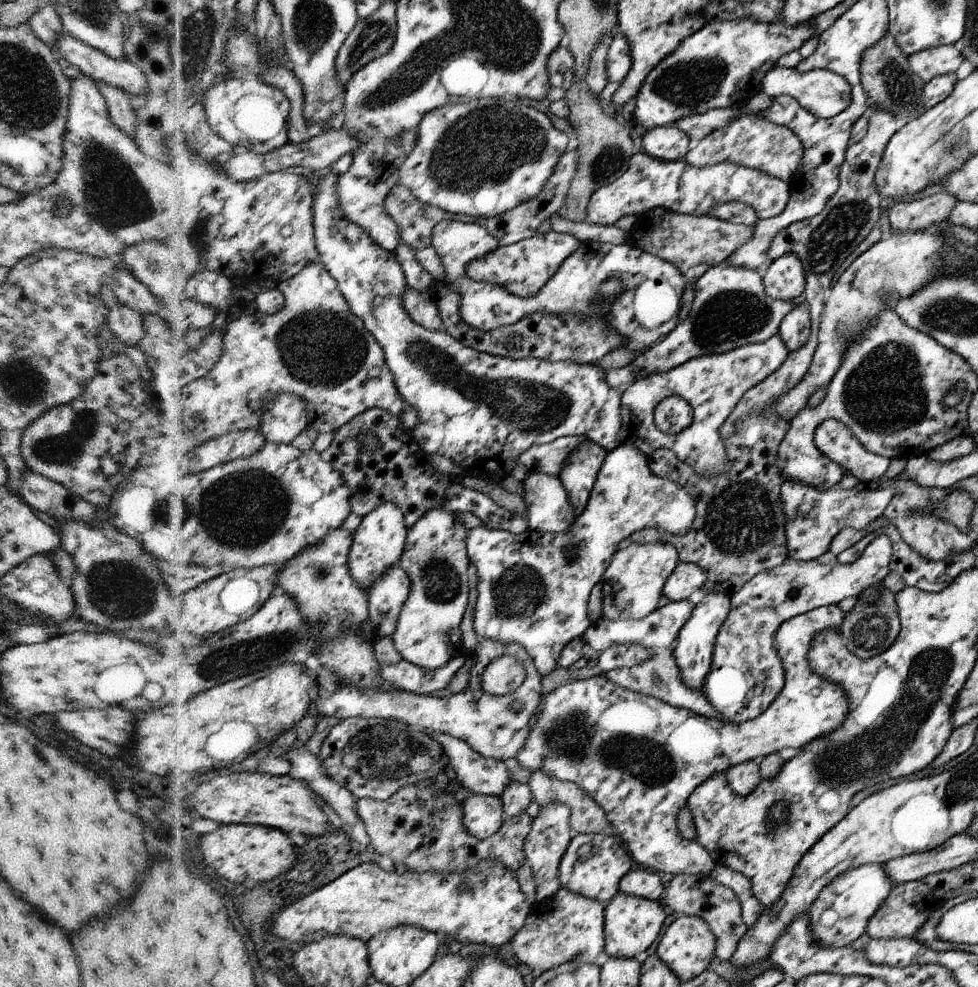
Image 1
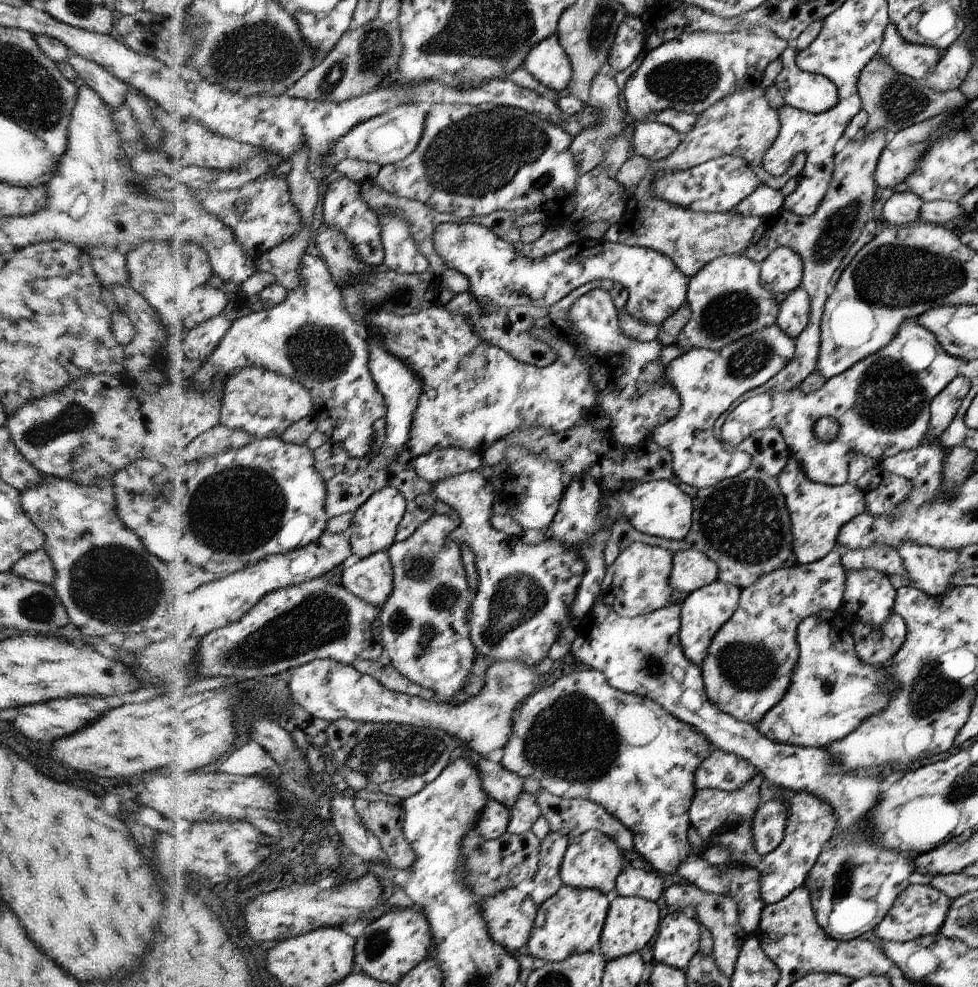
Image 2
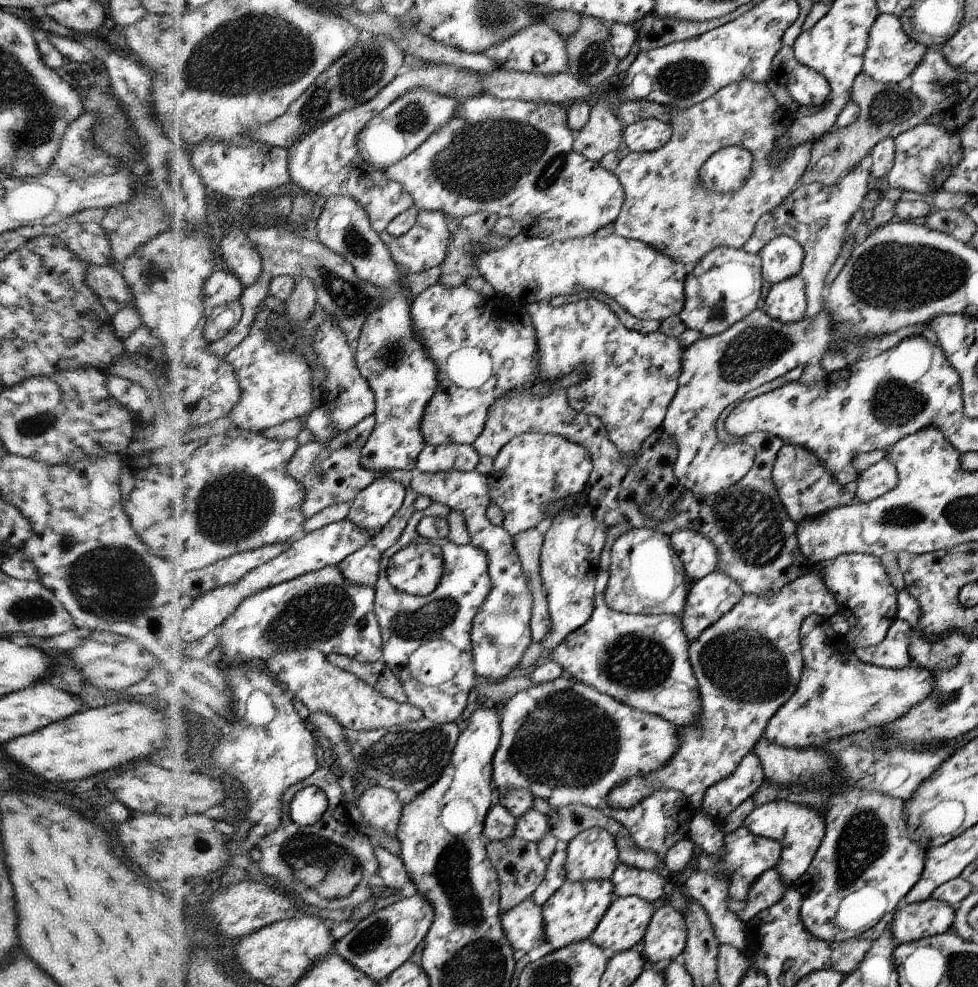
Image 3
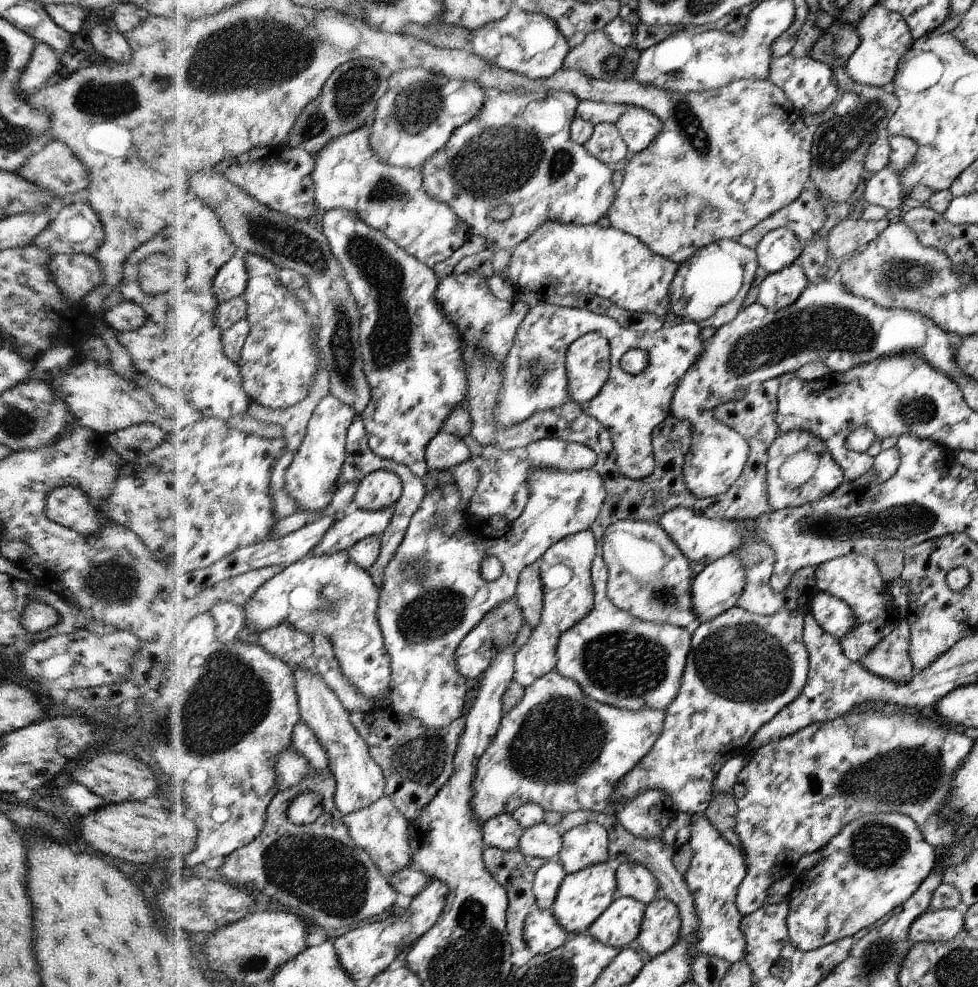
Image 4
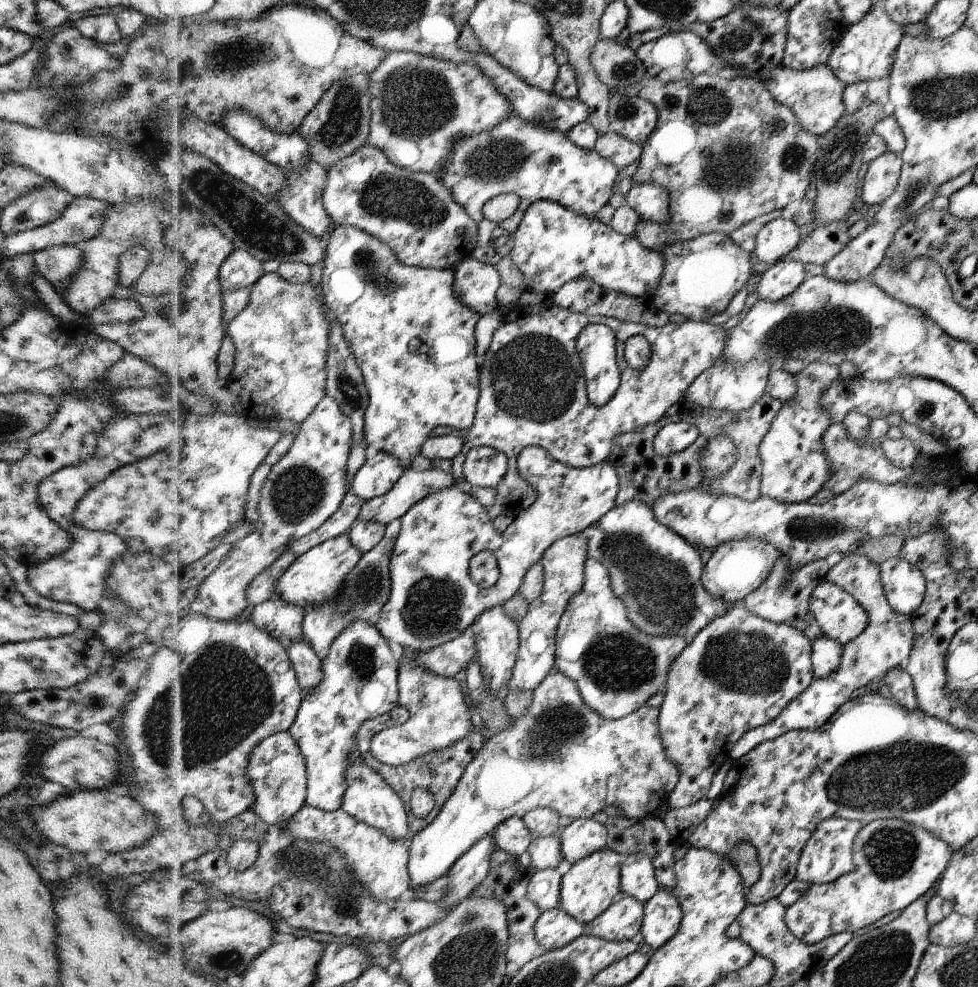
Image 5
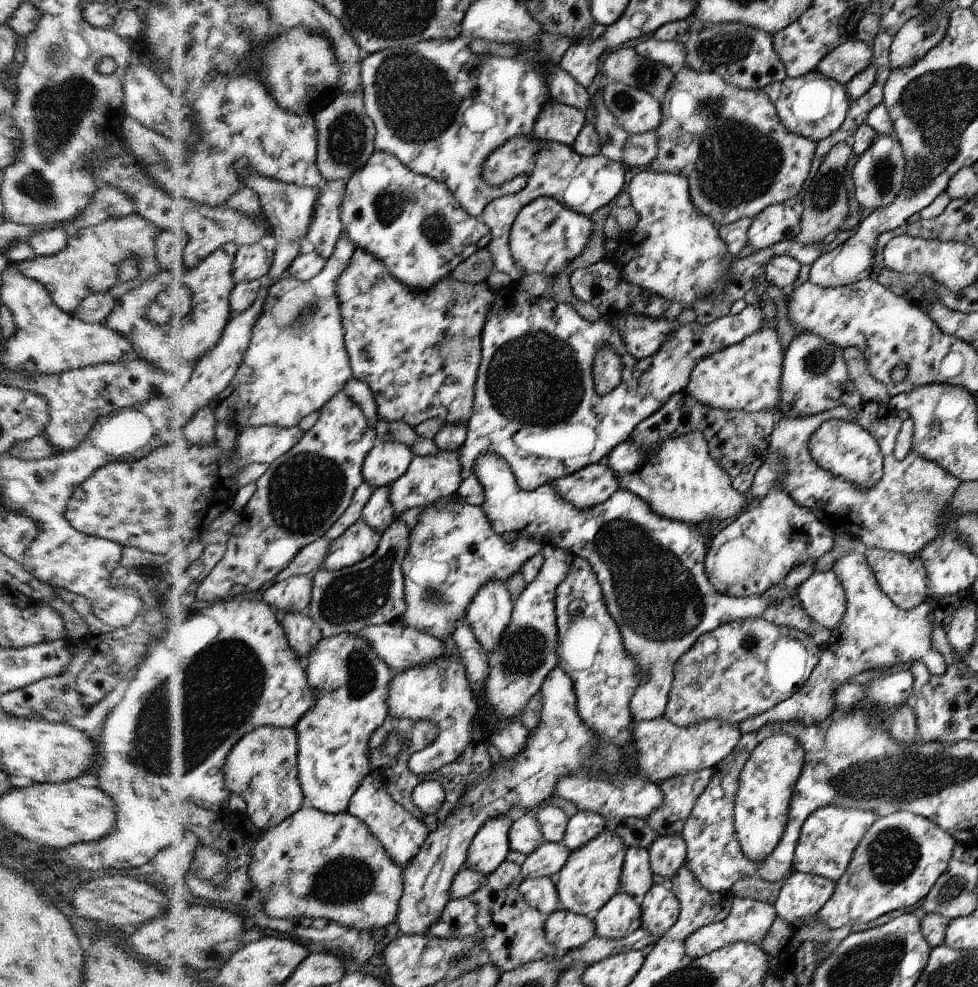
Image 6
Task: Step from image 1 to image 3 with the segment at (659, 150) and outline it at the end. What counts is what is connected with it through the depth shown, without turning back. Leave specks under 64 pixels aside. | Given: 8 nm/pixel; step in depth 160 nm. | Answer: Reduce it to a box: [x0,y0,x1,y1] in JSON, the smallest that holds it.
[625,119,673,153]

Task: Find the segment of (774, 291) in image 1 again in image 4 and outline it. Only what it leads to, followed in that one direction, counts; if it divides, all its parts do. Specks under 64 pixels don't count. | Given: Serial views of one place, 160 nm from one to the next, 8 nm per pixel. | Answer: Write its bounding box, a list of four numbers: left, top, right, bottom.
[755,227,800,275]

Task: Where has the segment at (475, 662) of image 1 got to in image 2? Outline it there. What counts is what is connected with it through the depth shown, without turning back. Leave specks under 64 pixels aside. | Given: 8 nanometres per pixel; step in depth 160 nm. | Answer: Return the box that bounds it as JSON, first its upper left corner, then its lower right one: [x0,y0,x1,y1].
[289,659,540,757]

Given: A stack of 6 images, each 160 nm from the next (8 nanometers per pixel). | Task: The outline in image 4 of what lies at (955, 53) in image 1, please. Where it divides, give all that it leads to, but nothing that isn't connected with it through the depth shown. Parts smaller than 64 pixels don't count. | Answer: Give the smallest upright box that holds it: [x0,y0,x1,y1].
[845,4,914,87]

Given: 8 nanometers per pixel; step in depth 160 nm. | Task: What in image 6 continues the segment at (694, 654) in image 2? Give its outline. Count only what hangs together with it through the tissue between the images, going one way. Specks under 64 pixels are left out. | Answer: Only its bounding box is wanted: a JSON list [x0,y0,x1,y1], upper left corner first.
[705,490,834,597]

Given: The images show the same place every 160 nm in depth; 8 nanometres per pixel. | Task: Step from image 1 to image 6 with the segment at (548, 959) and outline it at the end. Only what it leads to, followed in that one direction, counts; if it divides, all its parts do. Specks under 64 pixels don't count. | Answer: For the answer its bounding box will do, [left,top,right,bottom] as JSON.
[555,830,626,916]

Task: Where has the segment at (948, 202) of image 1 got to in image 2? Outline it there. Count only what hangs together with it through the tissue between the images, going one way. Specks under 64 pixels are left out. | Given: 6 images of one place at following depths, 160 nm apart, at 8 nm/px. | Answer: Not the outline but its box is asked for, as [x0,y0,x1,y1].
[882,193,926,226]

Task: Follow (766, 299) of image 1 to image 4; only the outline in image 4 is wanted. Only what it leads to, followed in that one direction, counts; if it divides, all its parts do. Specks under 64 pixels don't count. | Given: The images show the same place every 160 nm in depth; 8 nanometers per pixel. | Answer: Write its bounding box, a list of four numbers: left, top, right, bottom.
[671,239,759,328]

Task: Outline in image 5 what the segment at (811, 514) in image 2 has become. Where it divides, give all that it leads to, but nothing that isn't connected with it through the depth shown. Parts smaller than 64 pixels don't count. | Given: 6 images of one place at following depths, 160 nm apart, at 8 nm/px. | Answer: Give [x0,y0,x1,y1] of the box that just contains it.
[759,362,842,503]

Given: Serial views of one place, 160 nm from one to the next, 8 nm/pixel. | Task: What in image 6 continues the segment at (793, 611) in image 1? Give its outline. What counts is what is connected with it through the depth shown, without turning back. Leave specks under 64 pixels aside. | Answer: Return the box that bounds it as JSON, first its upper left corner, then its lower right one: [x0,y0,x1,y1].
[663,617,824,729]

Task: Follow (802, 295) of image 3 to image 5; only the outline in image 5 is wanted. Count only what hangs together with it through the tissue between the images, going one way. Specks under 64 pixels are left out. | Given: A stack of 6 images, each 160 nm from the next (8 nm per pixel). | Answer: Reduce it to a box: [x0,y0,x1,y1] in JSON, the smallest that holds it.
[758,258,805,301]

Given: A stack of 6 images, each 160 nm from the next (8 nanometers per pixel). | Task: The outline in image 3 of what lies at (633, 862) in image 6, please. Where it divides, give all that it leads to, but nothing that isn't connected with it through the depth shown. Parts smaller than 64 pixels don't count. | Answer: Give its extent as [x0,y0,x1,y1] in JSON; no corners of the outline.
[611,863,664,902]

